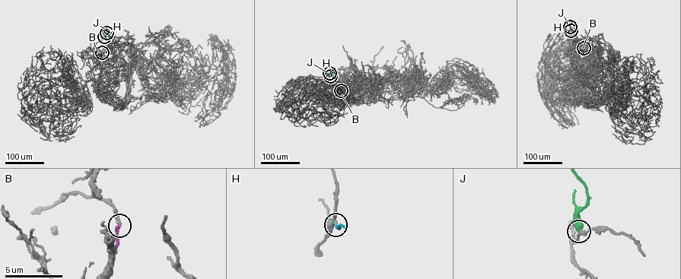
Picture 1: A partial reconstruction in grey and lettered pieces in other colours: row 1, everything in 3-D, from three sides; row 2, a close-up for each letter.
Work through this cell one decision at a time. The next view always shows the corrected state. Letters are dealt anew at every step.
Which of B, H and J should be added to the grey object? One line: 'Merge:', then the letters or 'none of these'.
Merge: none of these

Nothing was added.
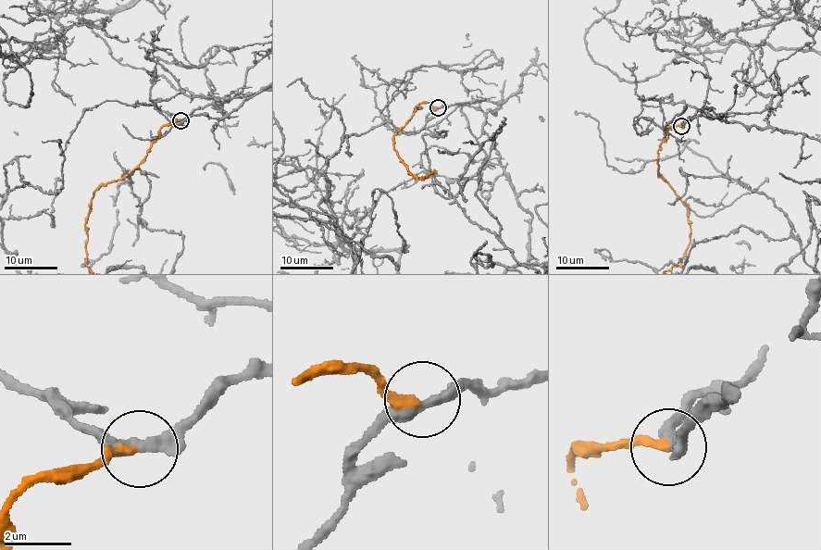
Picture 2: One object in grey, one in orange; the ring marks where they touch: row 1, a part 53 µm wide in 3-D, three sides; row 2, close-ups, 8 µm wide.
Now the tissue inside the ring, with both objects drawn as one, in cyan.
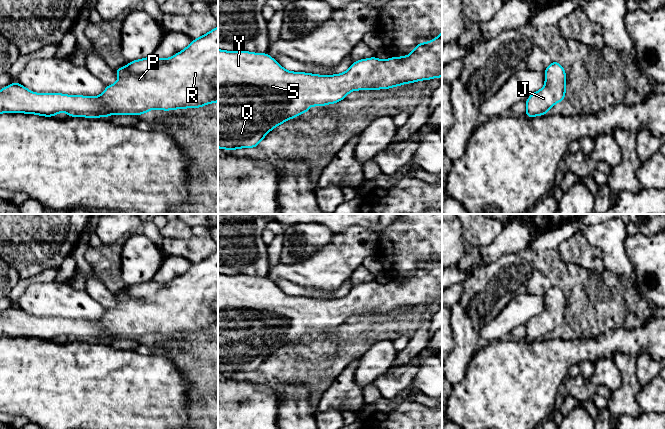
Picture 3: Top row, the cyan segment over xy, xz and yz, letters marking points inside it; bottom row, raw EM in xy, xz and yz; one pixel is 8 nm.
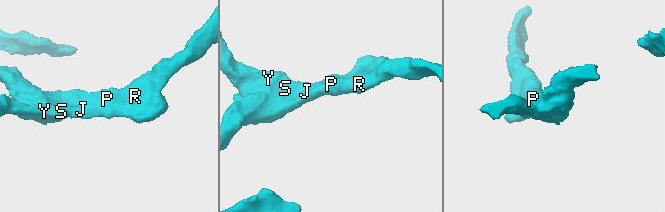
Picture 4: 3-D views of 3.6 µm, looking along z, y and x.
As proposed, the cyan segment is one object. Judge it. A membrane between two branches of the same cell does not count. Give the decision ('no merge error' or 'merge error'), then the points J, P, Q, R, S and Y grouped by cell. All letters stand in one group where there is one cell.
no merge error; J P Q R S Y

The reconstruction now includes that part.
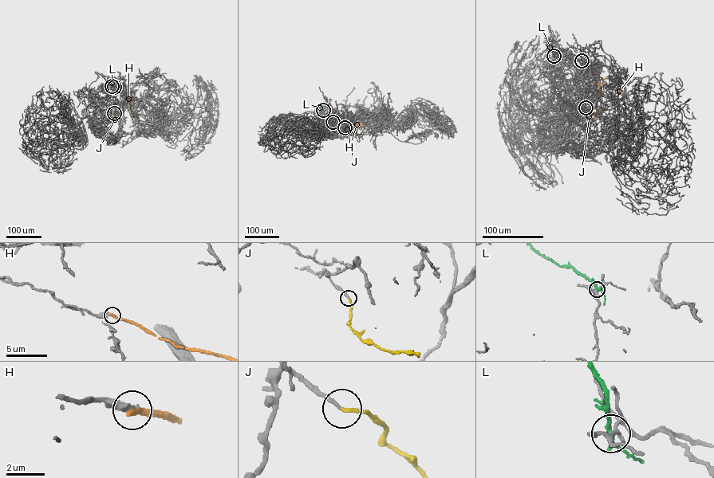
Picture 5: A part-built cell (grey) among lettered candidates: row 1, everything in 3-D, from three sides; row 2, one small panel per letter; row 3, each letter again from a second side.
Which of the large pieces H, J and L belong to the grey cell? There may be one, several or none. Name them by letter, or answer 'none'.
J

